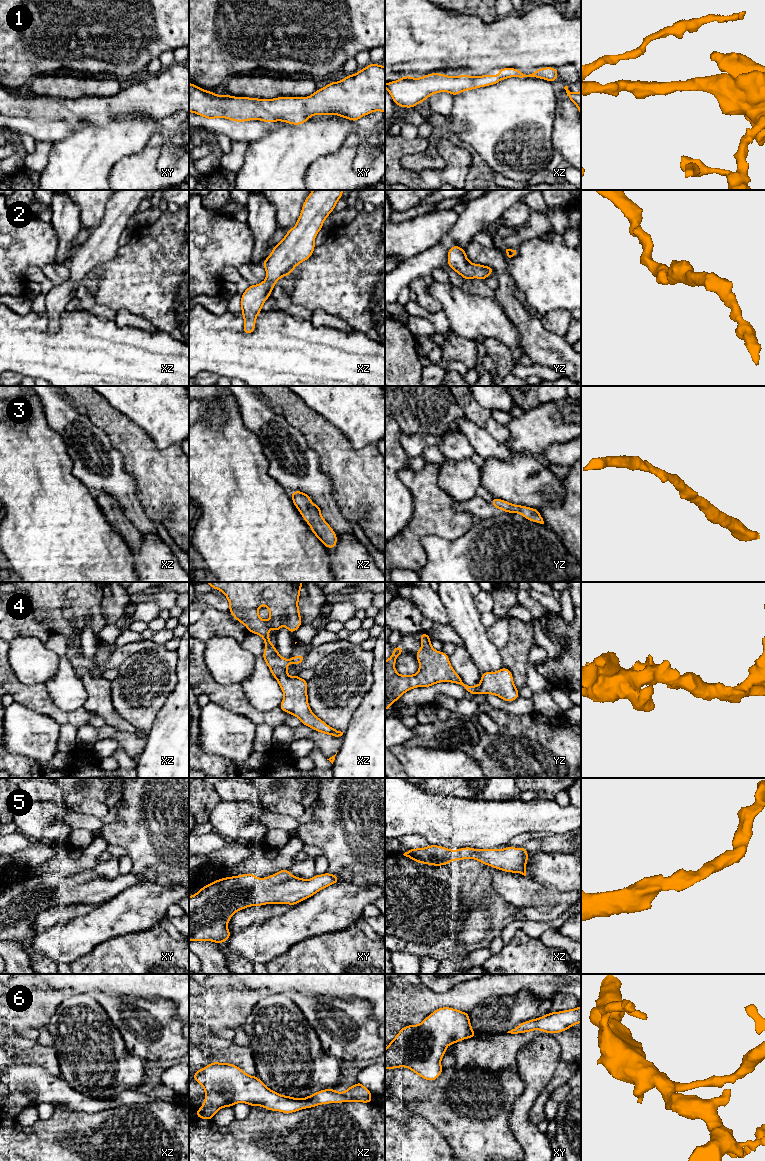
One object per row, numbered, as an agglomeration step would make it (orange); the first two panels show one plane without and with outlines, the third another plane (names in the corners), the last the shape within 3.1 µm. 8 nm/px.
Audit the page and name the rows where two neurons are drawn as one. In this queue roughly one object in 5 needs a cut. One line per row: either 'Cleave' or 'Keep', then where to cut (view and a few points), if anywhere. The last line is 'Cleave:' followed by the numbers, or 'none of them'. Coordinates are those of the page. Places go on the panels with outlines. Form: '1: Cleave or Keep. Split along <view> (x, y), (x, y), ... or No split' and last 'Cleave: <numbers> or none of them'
1: Keep. No split
2: Keep. No split
3: Keep. No split
4: Keep. No split
5: Keep. No split
6: Keep. No split
Cleave: none of them

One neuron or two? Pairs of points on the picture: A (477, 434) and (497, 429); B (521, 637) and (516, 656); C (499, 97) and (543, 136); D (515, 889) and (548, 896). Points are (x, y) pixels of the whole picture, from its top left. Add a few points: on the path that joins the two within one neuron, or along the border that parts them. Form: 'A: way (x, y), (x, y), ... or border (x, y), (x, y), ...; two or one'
A: border (483, 428), (502, 443); two
B: way (520, 642), (516, 651); one
C: way (510, 108), (532, 130); one
D: way (523, 892), (540, 896); one

